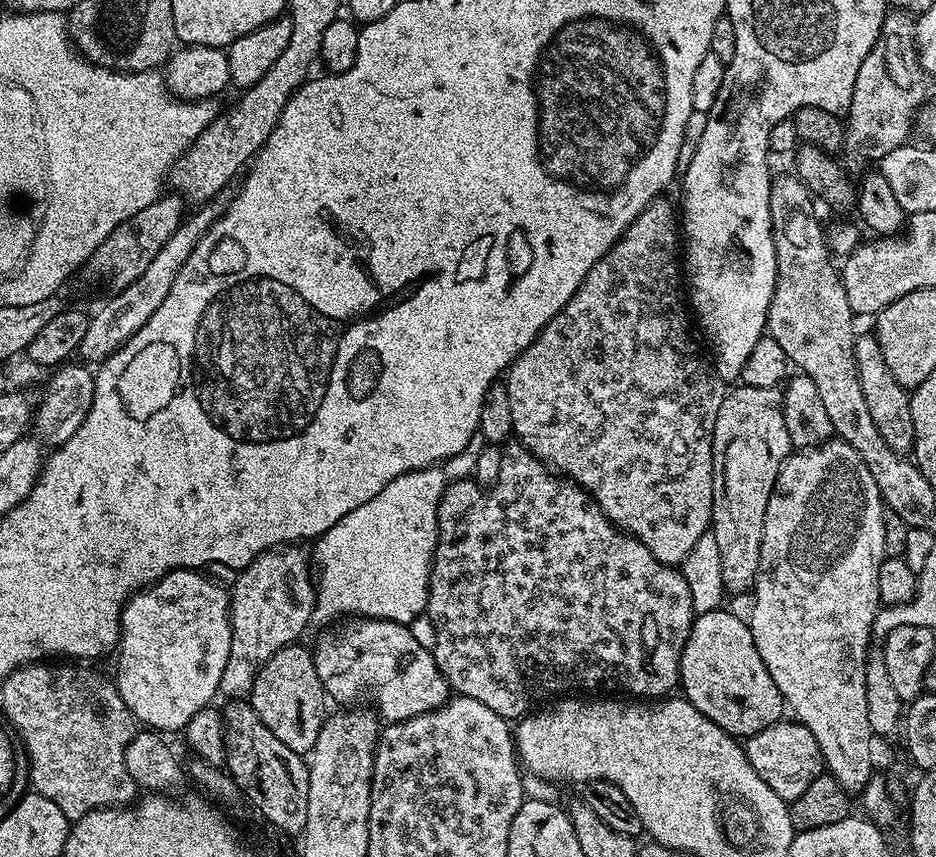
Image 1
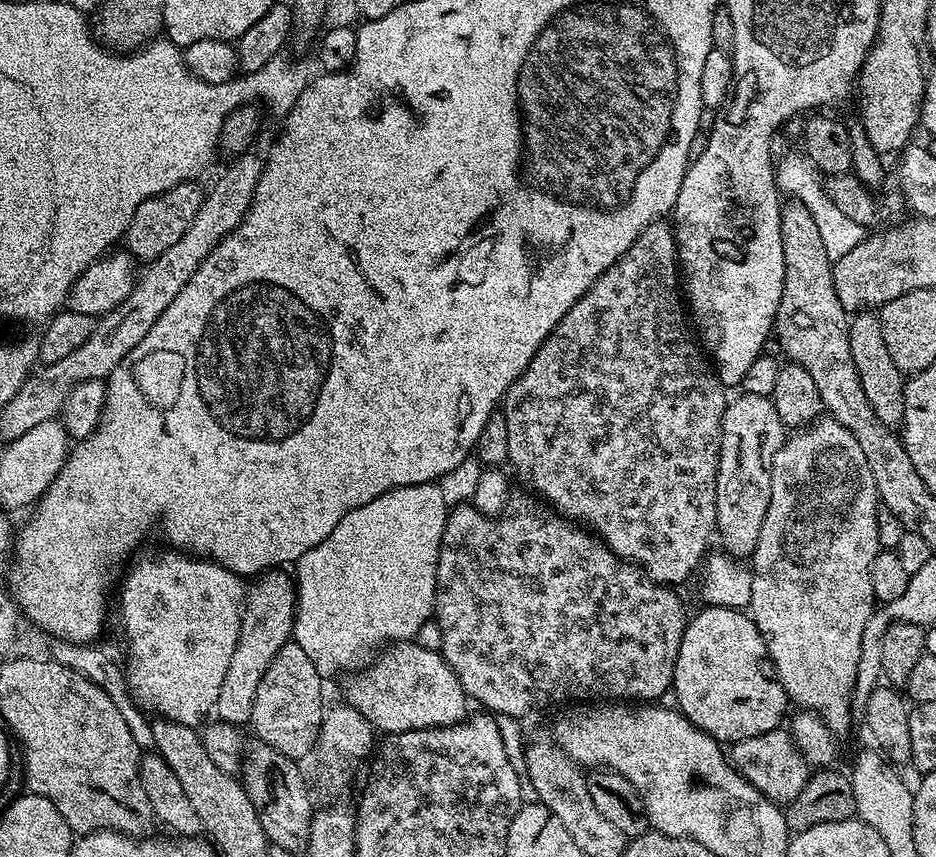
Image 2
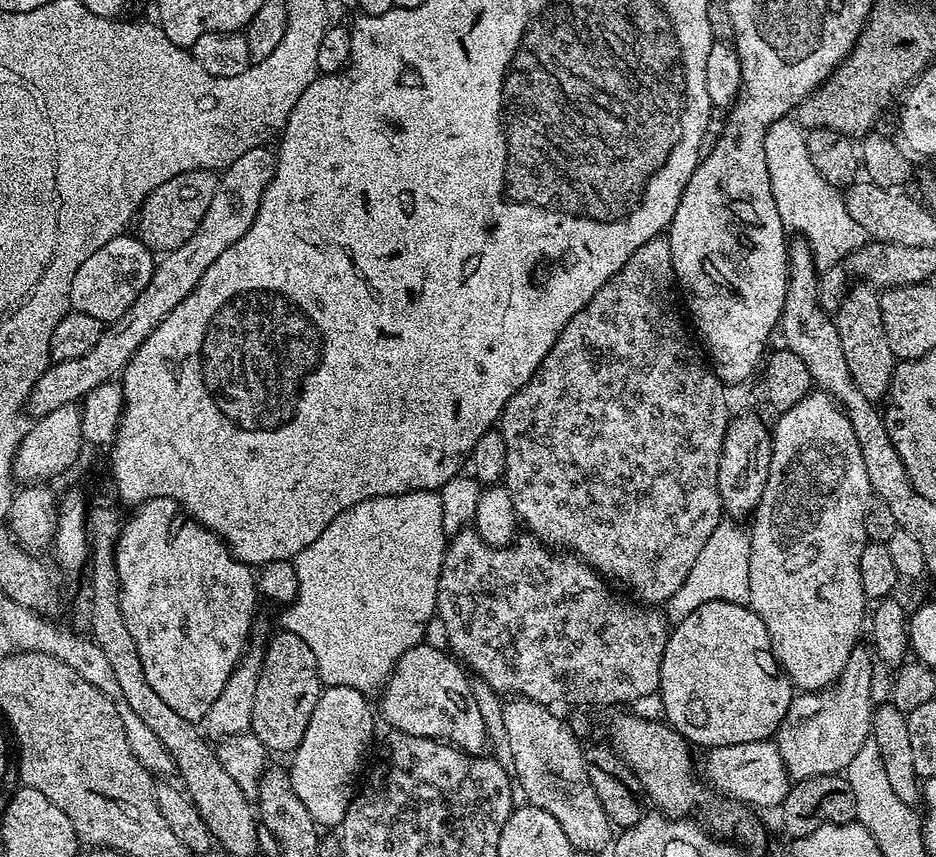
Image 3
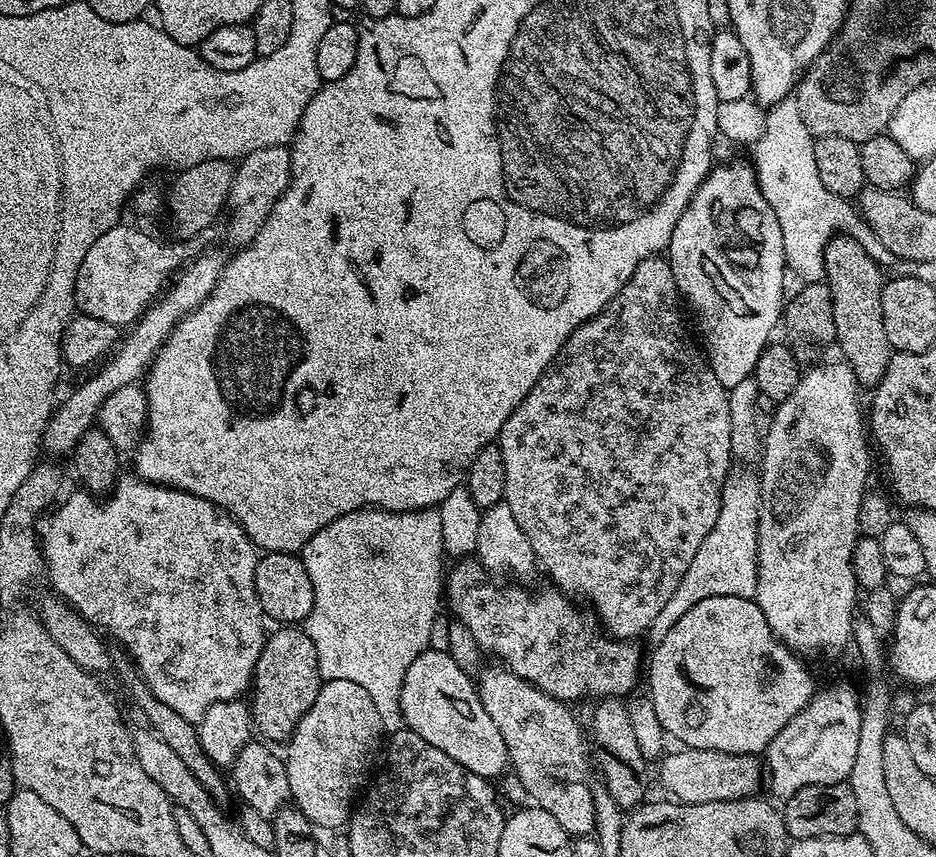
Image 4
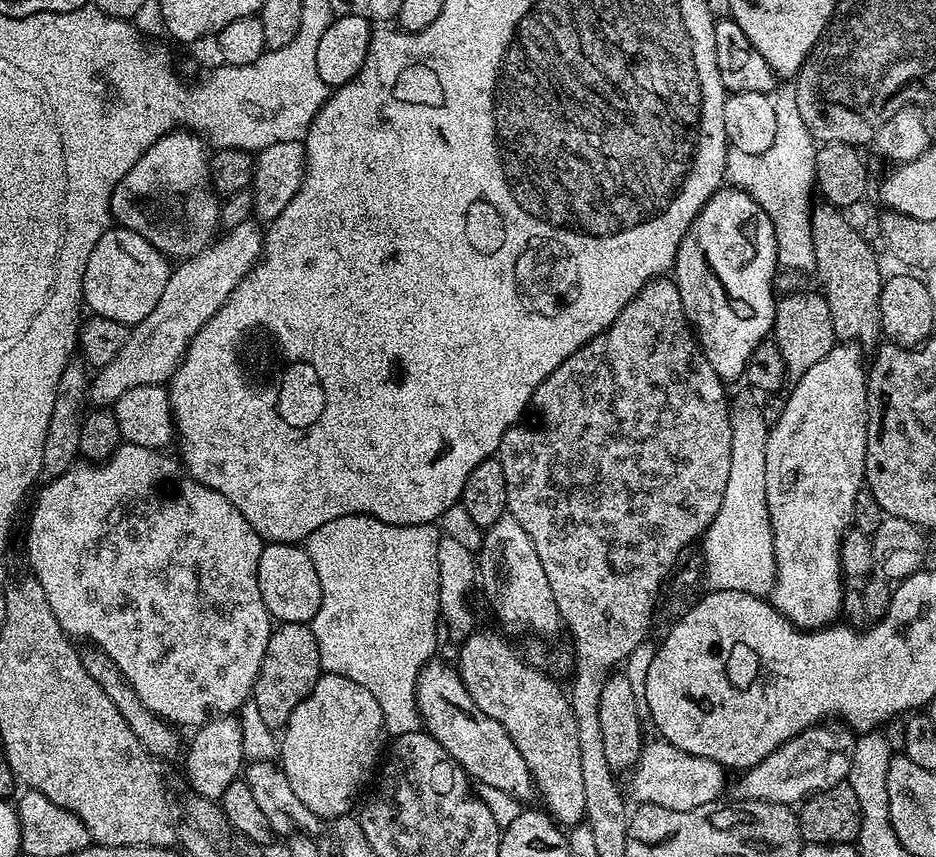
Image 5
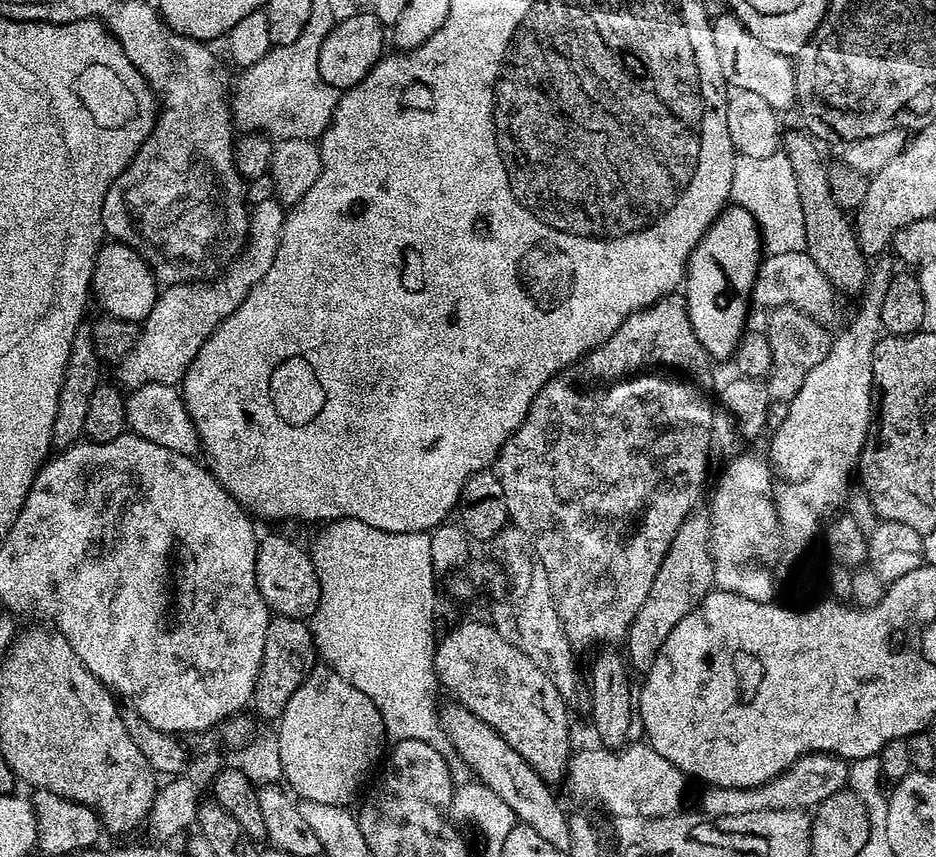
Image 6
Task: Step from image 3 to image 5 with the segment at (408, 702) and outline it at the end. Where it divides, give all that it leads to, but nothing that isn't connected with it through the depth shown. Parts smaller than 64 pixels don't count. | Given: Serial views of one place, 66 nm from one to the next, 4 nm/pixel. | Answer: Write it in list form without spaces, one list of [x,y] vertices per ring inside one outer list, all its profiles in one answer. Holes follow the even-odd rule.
[[[433,658],[420,672],[416,687],[416,706],[420,709],[423,727],[475,783],[477,780],[478,783],[485,784],[486,787],[493,788],[496,792],[505,792],[506,795],[513,796],[516,800],[528,800],[531,796],[535,797],[537,795],[536,783],[532,781],[526,760],[522,758],[522,754],[518,754],[518,746],[514,746],[510,734],[502,730],[497,720],[482,714],[482,710],[474,706],[474,698],[470,698],[470,690],[466,690],[459,671],[451,663],[448,664],[443,664],[440,658]]]

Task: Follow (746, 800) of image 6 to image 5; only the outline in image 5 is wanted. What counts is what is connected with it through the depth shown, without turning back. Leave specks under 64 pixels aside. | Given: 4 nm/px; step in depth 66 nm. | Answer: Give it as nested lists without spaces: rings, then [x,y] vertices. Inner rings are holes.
[[[819,724],[787,740],[762,762],[747,769],[736,785],[731,785],[732,800],[760,800],[770,804],[797,805],[814,793],[845,783],[855,744],[853,733],[841,725]]]

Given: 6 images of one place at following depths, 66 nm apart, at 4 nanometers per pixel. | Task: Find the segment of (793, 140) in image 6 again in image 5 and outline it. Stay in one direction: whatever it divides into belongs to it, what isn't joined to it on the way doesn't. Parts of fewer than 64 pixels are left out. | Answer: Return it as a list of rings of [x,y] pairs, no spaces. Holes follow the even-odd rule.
[[[827,202],[817,203],[811,209],[813,254],[816,263],[814,275],[820,279],[819,287],[822,289],[824,301],[830,306],[830,318],[837,341],[861,346],[872,343],[875,345],[882,336],[881,257],[864,241],[863,234],[844,216],[847,215],[841,209]]]

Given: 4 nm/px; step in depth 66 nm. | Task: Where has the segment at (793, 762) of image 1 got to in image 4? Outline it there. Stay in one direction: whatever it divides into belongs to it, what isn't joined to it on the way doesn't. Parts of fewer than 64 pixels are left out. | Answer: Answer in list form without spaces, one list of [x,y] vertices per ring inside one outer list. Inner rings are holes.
[[[681,747],[679,751],[670,753],[660,764],[660,780],[673,801],[681,804],[701,804],[719,800],[747,800],[759,793],[756,791],[760,788],[762,764],[756,756],[731,756],[718,750],[686,747]]]

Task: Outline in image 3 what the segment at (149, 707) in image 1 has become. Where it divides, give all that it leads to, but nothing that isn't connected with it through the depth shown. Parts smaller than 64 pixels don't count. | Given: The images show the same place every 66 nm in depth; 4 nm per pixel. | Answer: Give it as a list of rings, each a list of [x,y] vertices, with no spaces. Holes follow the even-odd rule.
[[[155,496],[133,512],[136,513],[129,520],[127,517],[123,521],[115,553],[121,580],[122,618],[137,643],[146,681],[171,710],[200,722],[207,717],[214,698],[222,694],[222,686],[226,686],[226,680],[249,647],[258,580],[253,569],[236,559],[215,532],[195,522],[180,524],[182,509],[178,502]]]

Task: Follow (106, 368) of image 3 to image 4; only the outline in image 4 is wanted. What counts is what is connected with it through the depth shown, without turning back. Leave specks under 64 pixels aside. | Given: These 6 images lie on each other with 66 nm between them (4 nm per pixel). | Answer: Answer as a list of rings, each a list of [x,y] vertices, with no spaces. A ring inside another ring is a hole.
[[[266,146],[266,150],[254,150],[254,154],[246,154],[235,165],[235,169],[236,177],[230,186],[226,203],[228,240],[235,246],[243,246],[256,237],[258,230],[262,230],[270,210],[274,210],[274,202],[282,198],[288,183],[292,181],[292,153],[285,146]]]

